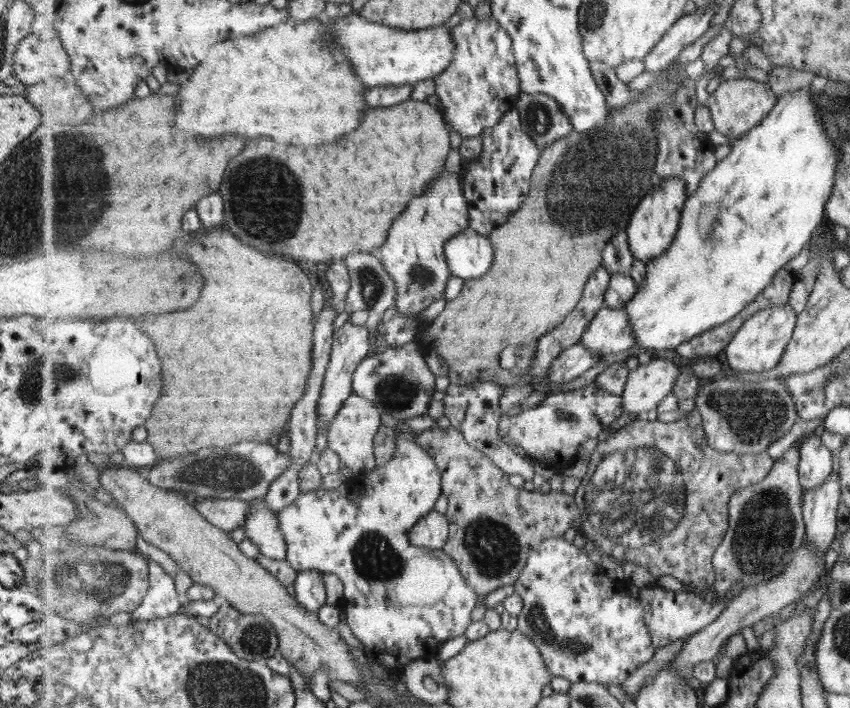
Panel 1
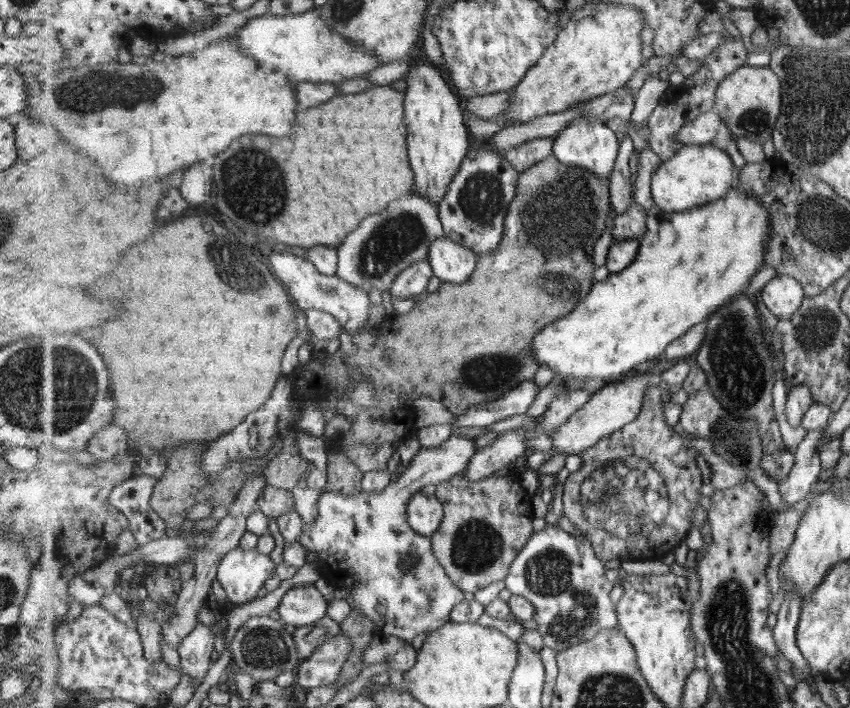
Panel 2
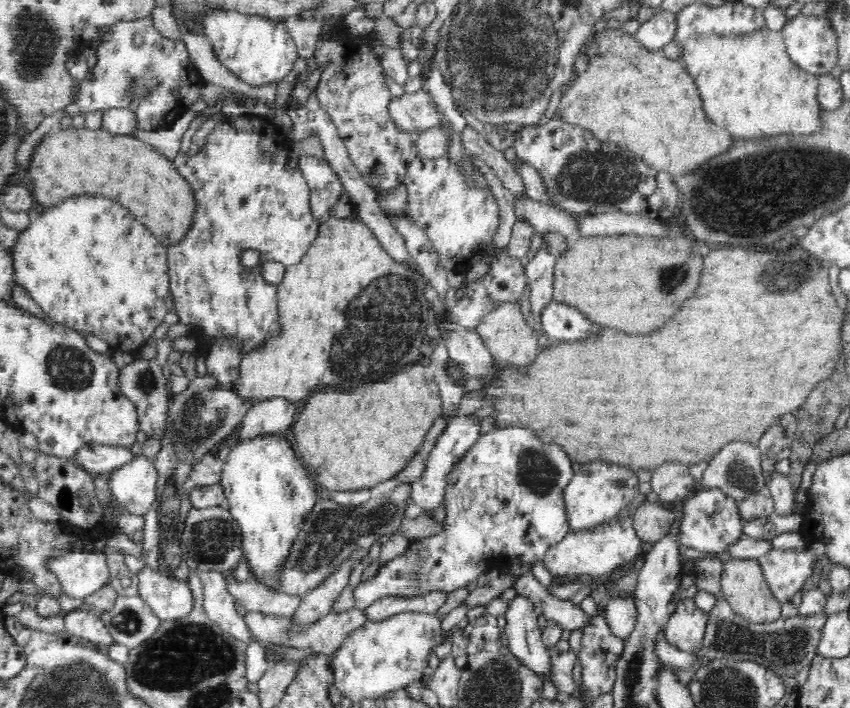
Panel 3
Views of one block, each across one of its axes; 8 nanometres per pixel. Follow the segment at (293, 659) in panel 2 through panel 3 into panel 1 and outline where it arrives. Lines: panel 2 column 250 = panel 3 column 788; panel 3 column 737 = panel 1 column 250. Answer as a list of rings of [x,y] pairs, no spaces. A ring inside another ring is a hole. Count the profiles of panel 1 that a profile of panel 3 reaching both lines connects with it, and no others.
[[[221,601],[220,609],[210,618],[209,628],[227,642],[241,658],[266,662],[280,654],[279,637],[273,623],[261,614],[245,614],[229,601]]]

